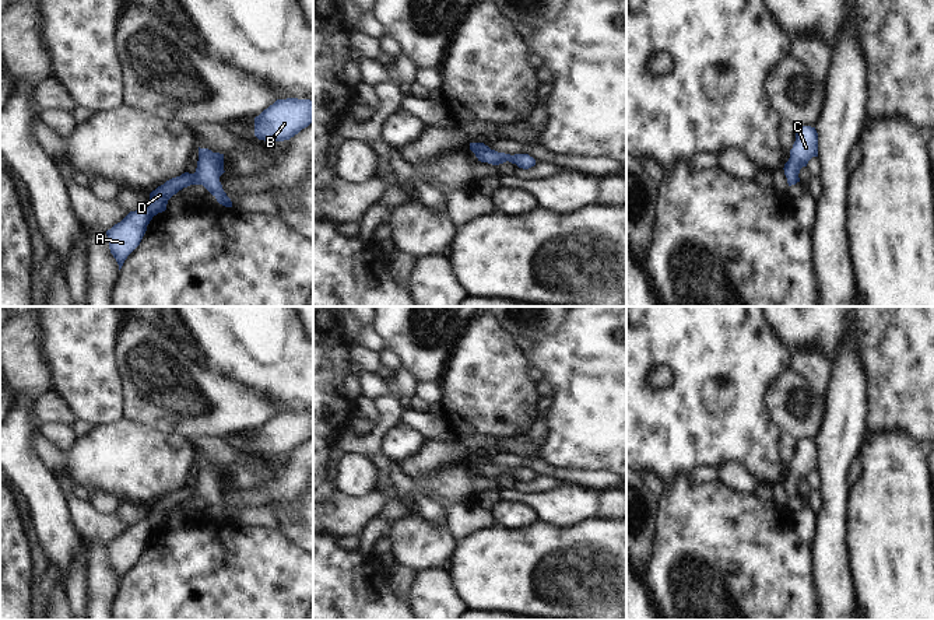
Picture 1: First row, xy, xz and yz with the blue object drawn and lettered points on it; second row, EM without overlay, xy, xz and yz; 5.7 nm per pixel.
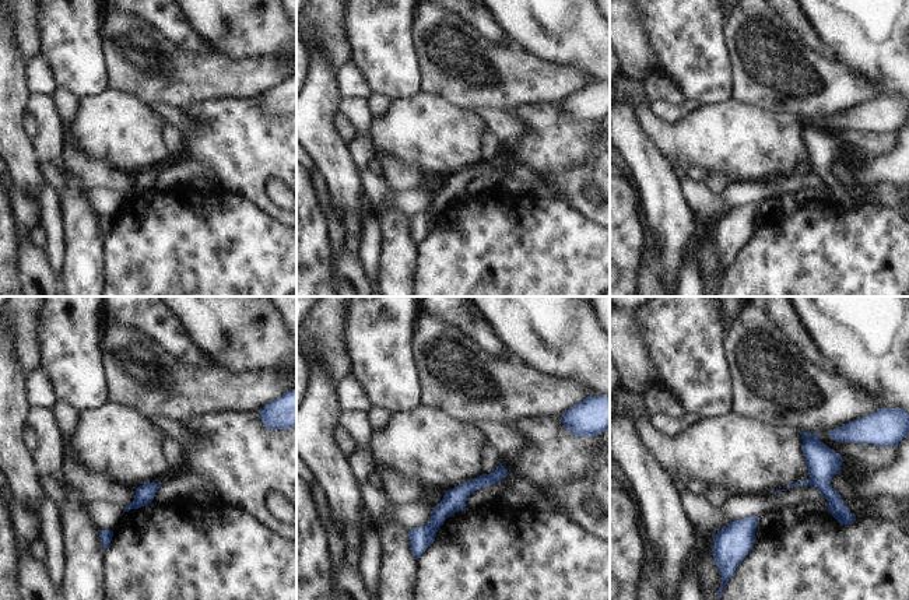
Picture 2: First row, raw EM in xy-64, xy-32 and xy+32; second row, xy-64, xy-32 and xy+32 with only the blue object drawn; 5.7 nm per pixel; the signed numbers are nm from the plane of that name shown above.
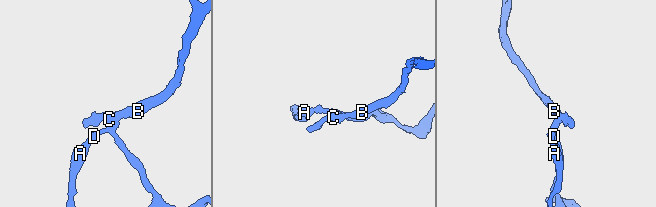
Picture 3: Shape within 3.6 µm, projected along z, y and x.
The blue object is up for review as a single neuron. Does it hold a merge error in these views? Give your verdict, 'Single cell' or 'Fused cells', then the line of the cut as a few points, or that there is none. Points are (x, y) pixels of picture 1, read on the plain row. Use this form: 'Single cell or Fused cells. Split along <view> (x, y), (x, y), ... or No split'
Single cell. No split.

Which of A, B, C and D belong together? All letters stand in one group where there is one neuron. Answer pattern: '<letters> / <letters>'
A B C D

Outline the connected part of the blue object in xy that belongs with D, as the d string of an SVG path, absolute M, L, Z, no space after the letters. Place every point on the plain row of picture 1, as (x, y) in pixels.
M199 460L194 487L185 486L166 494L150 507L150 514L144 521L130 525L120 536L108 543L109 563L119 578L119 584L127 570L140 558L152 530L165 525L168 514L183 501L203 498L220 518L232 521L232 515L220 495L224 486L224 467Z

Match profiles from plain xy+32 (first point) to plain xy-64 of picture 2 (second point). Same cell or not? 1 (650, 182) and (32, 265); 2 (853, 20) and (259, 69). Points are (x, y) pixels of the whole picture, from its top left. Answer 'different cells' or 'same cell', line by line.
1: different cells
2: different cells

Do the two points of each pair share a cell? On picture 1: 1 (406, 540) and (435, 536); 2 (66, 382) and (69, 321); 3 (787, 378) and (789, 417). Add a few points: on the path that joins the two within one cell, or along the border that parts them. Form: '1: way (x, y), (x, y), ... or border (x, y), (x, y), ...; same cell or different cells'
1: way (413, 540), (428, 540); same cell
2: way (69, 367), (69, 336); same cell
3: way (787, 388), (785, 407); same cell

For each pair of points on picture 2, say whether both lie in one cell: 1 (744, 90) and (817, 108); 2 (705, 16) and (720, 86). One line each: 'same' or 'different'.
1: same
2: same

